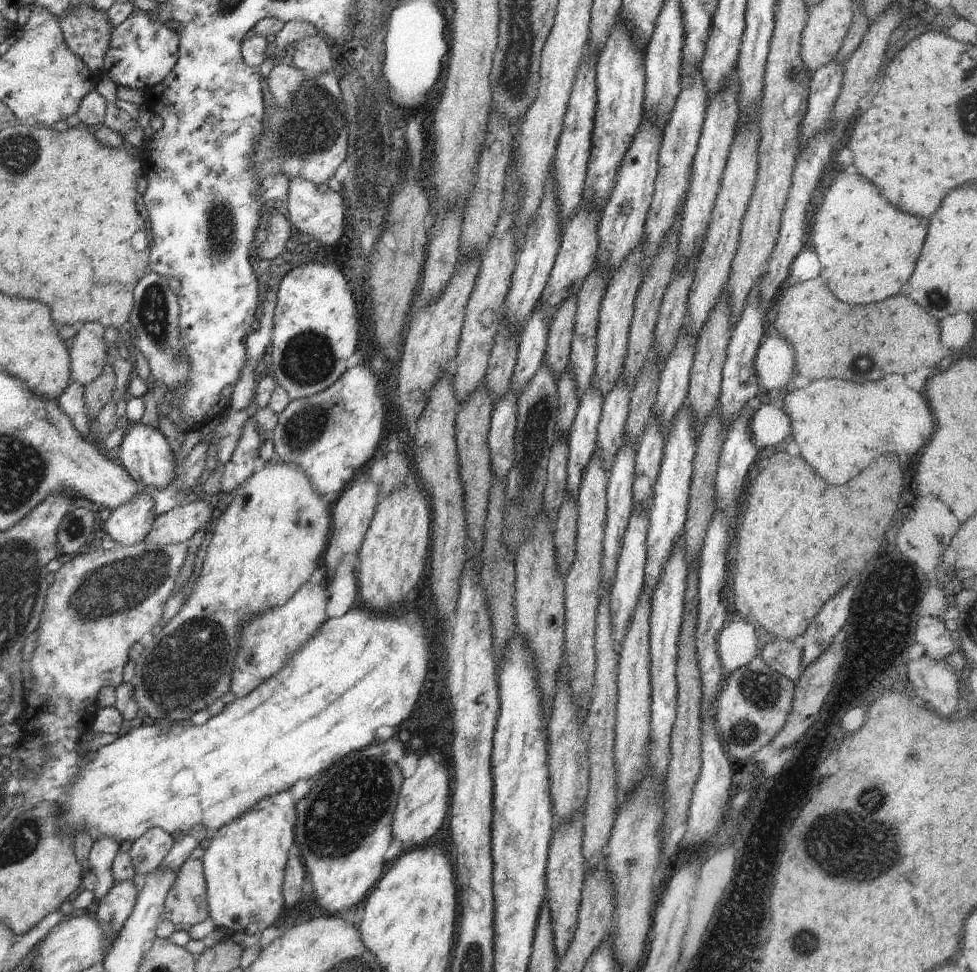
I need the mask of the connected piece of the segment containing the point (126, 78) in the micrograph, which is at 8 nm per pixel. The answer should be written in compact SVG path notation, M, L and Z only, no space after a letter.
M135 8L128 18L112 29L110 42L104 54L102 77L108 77L117 86L136 88L146 92L151 86L160 85L172 72L179 58L179 36L159 20L151 20L146 11Z

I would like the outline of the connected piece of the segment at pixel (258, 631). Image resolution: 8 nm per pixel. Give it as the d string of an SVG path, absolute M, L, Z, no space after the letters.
M326 577L315 586L310 586L308 581L301 586L301 589L298 590L288 602L285 602L282 606L268 609L261 615L251 617L251 620L243 625L243 628L241 629L239 649L237 650L231 672L230 691L234 696L238 699L245 697L253 690L256 690L266 679L272 678L286 663L290 662L295 651L300 650L301 647L306 644L306 641L317 633L317 630L328 619L326 614L326 605L329 599L327 583Z

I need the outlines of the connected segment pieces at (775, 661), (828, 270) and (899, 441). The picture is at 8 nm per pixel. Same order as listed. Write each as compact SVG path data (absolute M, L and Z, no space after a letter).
M777 638L759 650L761 659L770 668L789 678L798 680L802 672L802 648L793 641Z
M837 170L836 174L824 189L824 198L812 219L810 244L821 262L819 276L843 303L870 304L897 295L915 269L927 235L928 220L896 210L860 173Z
M890 374L878 382L854 384L838 378L818 379L807 386L791 388L784 393L783 409L789 416L792 438L800 448L800 456L816 470L816 474L830 484L846 484L873 464L882 454L907 454L918 452L934 432L934 418L928 402L906 384L905 376Z

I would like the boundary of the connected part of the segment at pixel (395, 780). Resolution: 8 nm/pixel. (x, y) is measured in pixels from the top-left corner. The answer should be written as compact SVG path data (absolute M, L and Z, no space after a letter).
M381 743L344 756L335 762L326 774L313 781L313 786L303 799L295 804L296 824L294 847L303 865L312 876L312 898L317 905L333 915L349 915L357 905L364 903L376 882L386 871L384 853L393 839L391 822L404 778L398 766L388 759Z

